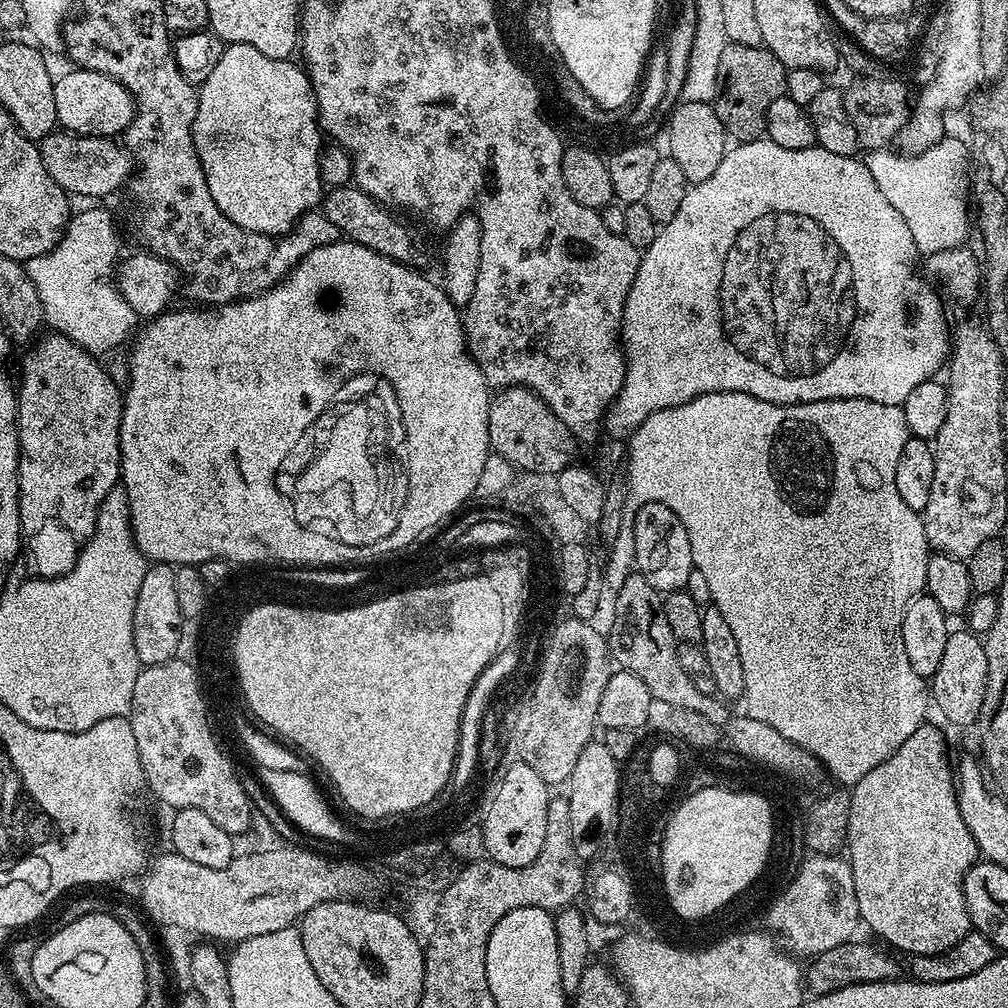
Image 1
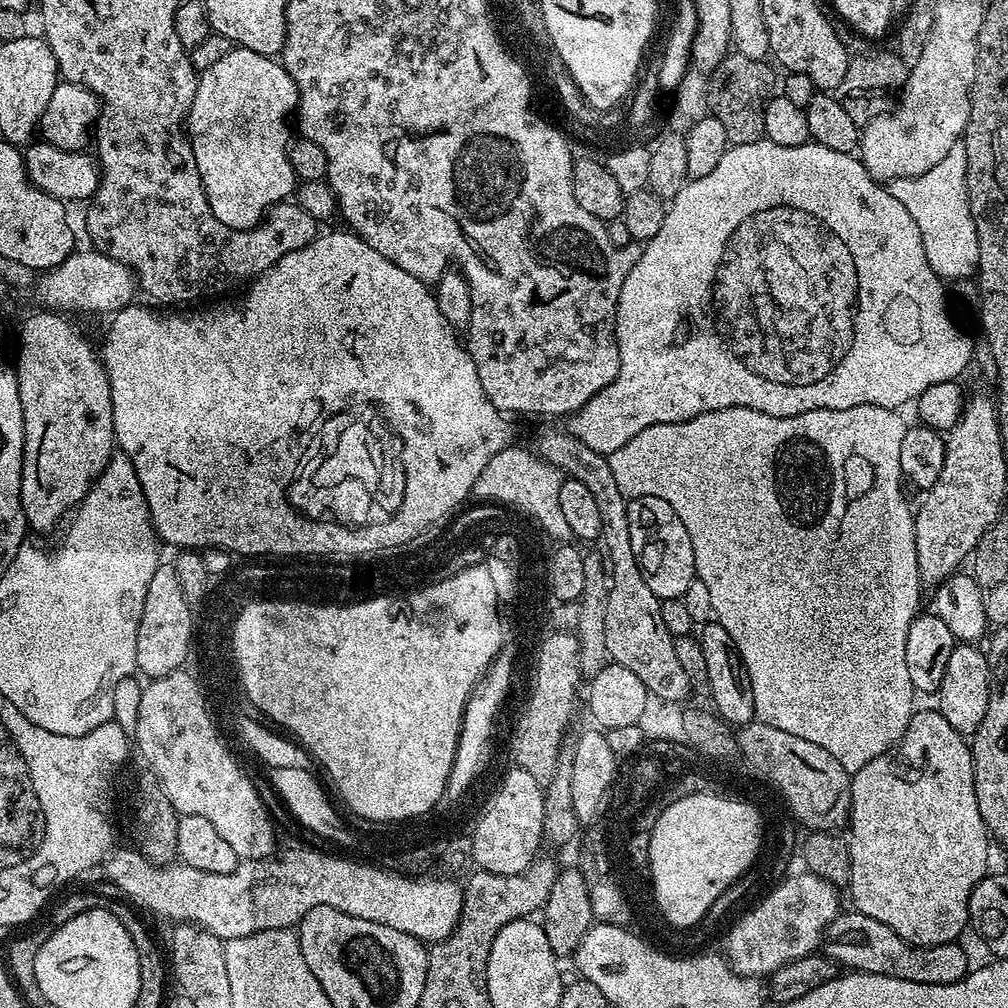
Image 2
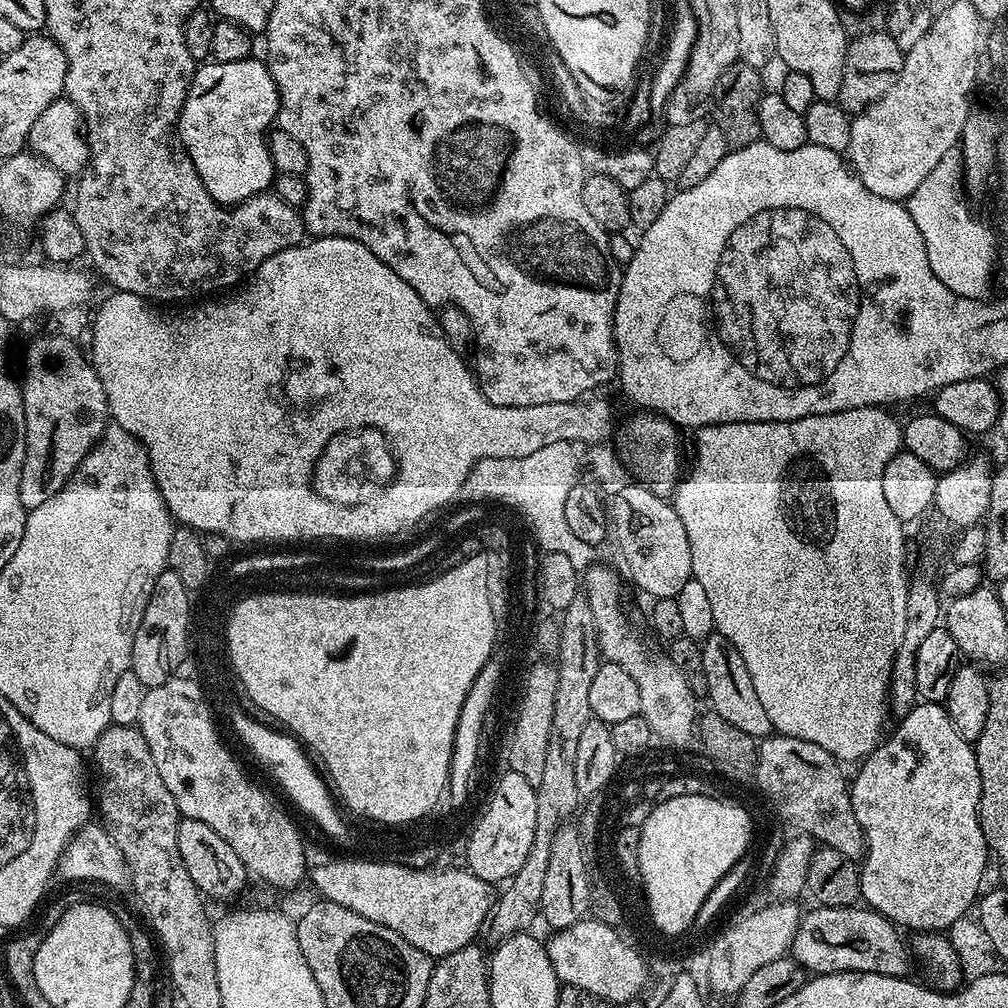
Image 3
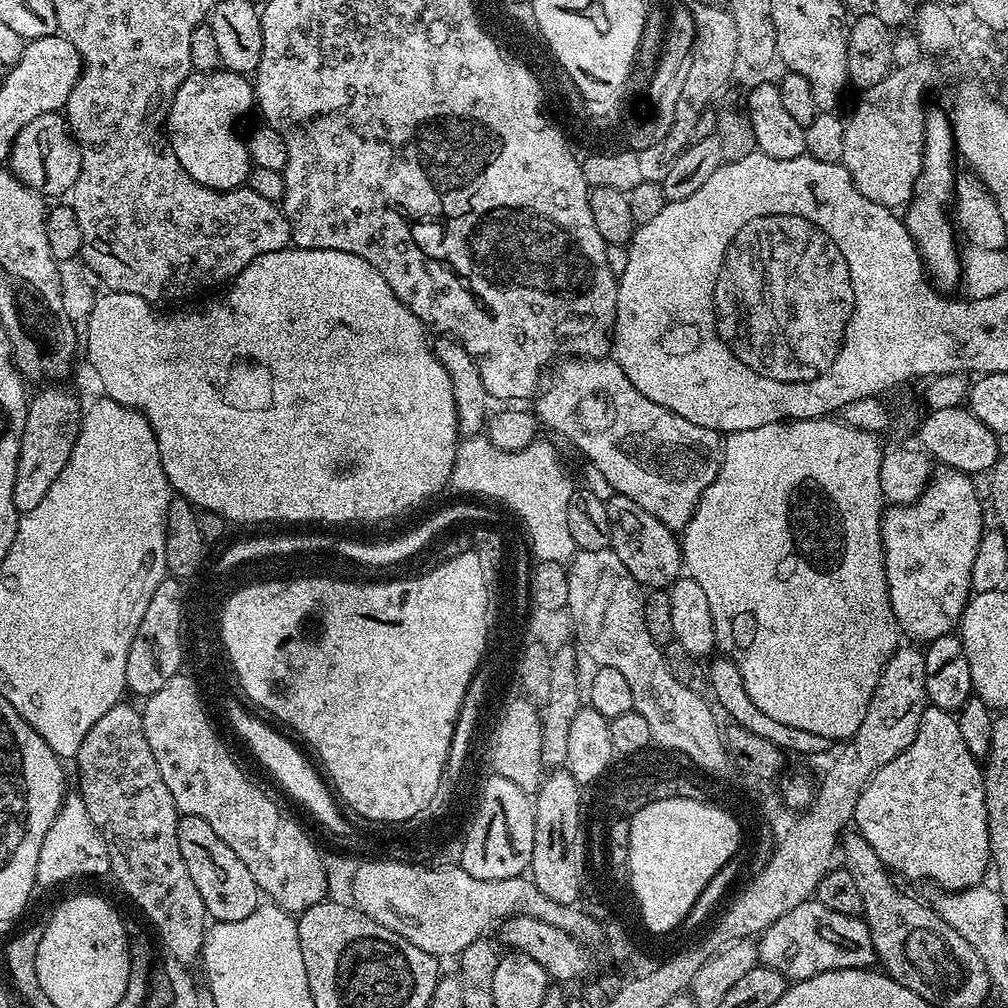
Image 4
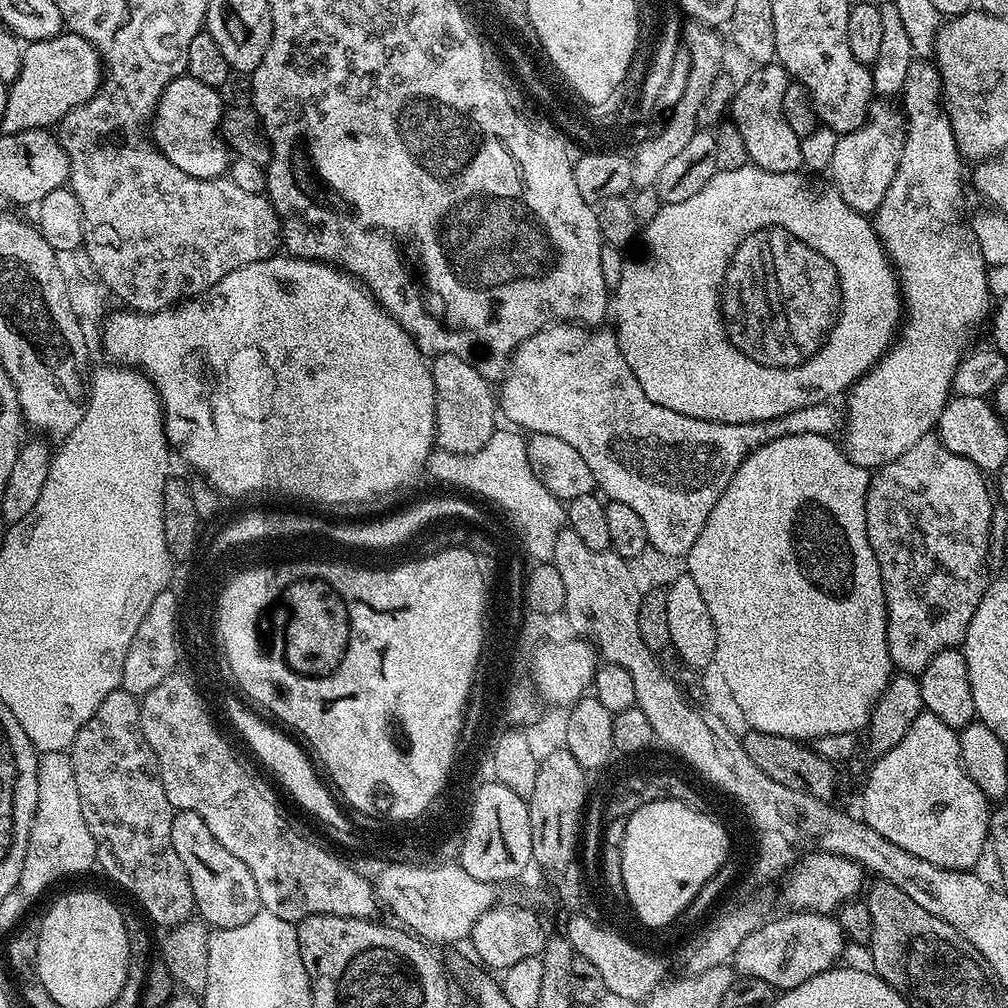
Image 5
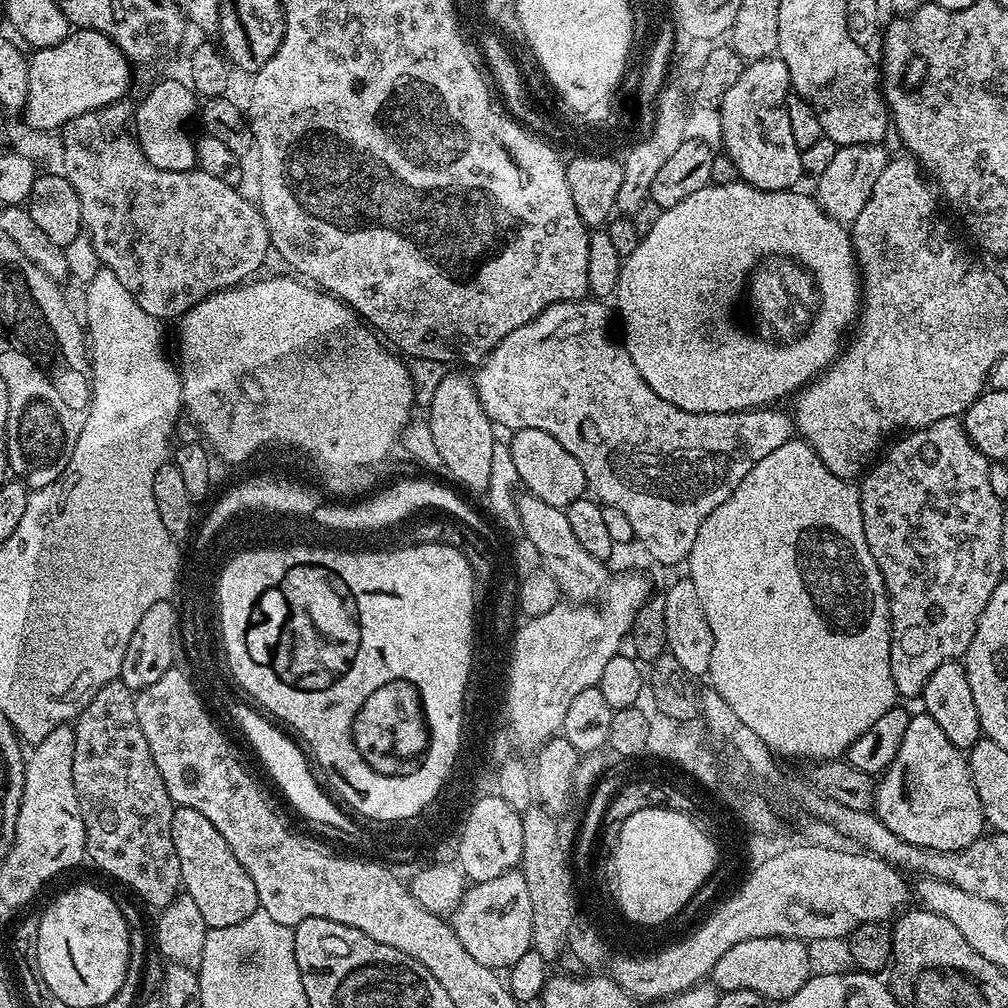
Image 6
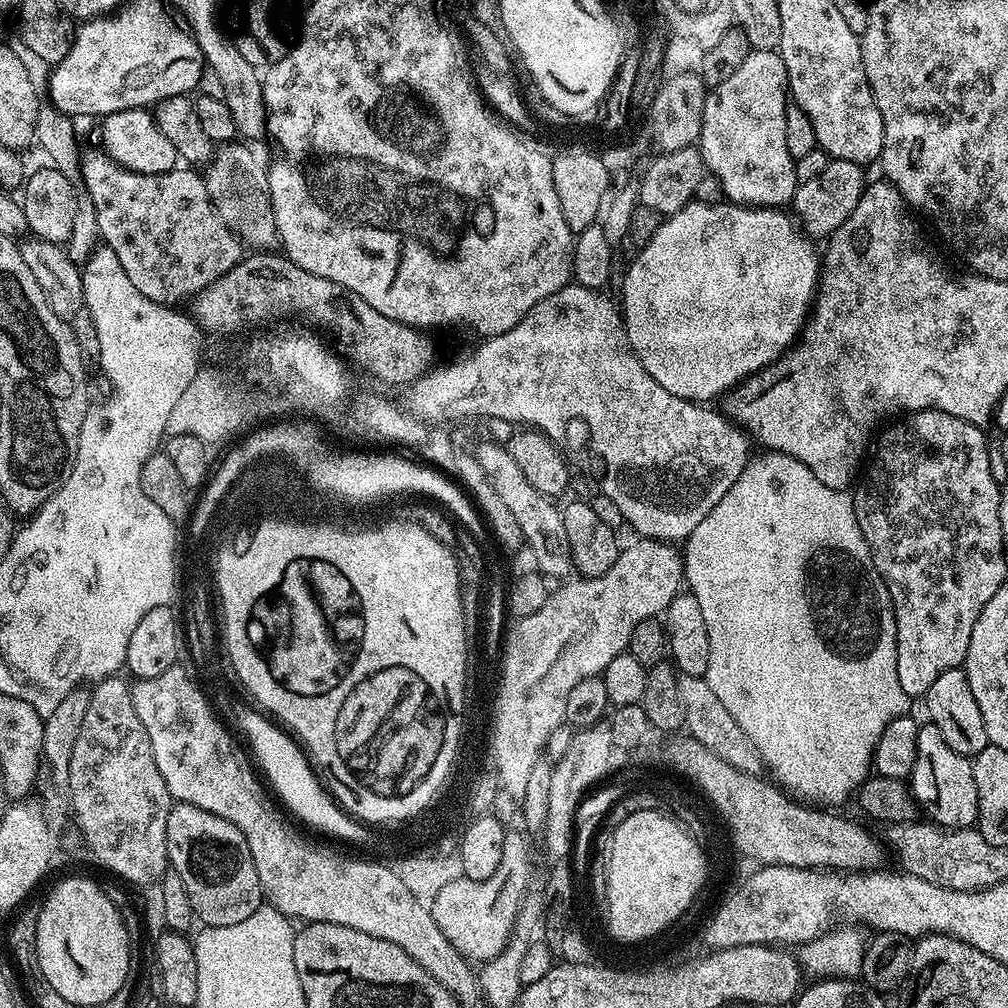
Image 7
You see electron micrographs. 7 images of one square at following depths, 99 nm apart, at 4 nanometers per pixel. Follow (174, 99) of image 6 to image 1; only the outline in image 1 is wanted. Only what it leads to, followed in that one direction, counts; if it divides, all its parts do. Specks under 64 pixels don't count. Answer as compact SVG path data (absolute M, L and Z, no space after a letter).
M229 44L210 78L198 88L198 110L192 123L192 141L210 198L238 226L267 236L295 229L308 212L321 203L326 185L320 180L322 133L316 118L316 99L307 71L291 59L279 60L254 50L254 46Z

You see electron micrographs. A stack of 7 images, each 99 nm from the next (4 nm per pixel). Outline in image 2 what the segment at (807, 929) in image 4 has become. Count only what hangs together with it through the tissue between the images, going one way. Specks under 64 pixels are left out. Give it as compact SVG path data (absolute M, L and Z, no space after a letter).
M855 910L841 911L840 915L834 918L834 922L826 933L826 955L836 961L837 965L844 967L845 964L845 969L848 970L882 974L890 978L902 978L906 982L922 982L930 986L942 986L950 982L958 982L963 976L968 975L970 963L968 964L968 956L964 953L962 945L963 943L953 942L942 946L930 946L929 948L914 946L910 942L898 938L898 934L894 934L894 930L890 930L890 926L878 922L878 918L870 918Z

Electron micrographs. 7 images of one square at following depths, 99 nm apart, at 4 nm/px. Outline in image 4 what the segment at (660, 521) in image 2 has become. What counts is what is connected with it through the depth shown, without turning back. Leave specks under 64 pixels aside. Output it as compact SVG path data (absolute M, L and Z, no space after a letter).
M615 494L606 501L606 514L610 514L611 550L622 558L622 566L648 590L664 590L682 572L682 544L677 533L668 528L654 514L642 510L638 502Z

